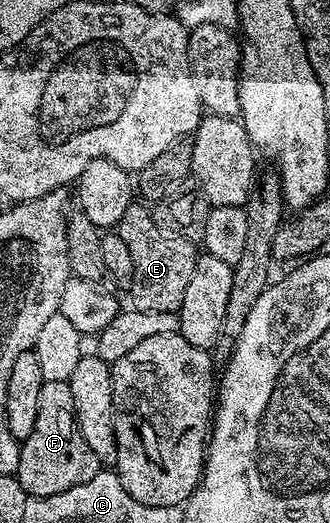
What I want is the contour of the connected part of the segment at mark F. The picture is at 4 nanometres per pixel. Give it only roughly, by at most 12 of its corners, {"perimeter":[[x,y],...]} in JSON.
{"perimeter":[[43,382],[16,478],[48,497],[100,464],[78,428],[69,382]]}

